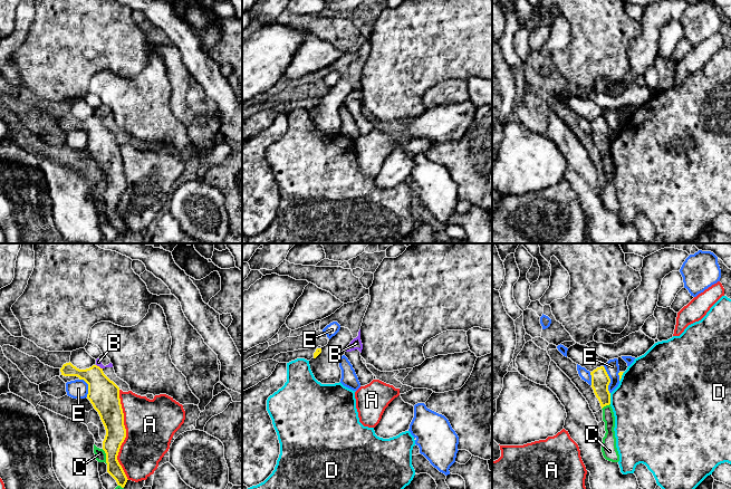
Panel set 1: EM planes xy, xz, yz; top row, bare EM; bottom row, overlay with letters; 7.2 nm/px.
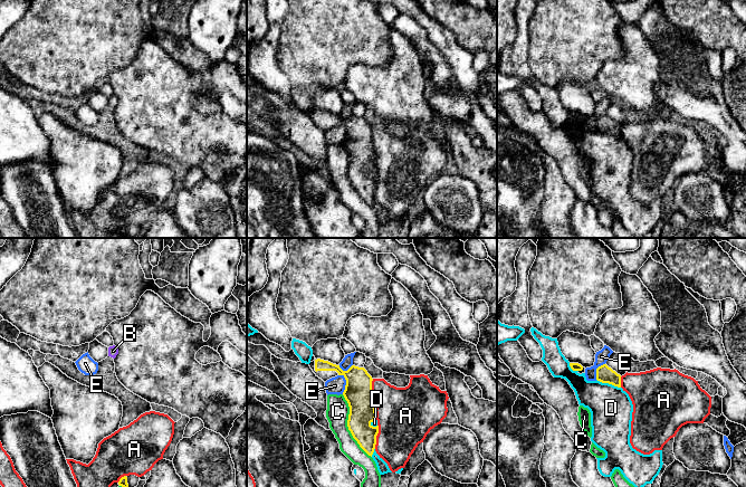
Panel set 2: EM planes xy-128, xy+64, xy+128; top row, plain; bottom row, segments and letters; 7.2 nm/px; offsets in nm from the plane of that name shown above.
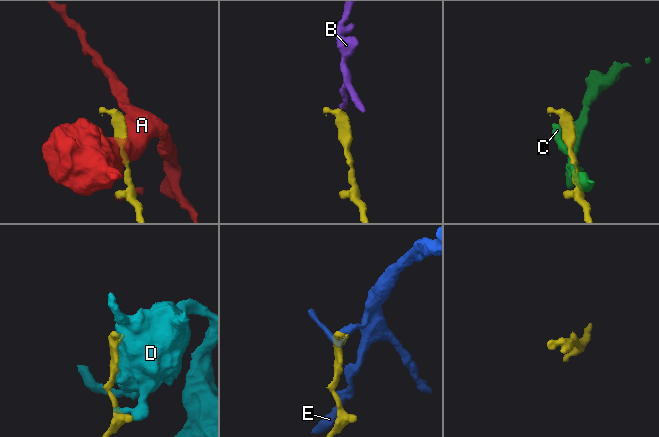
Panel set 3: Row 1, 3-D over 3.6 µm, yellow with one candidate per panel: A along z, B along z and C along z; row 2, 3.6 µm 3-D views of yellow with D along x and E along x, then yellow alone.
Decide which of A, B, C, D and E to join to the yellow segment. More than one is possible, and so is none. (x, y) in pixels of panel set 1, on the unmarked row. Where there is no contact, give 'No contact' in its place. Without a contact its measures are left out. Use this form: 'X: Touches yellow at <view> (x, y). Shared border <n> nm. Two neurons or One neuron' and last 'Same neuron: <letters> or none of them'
A: Touches yellow at xy (125, 184). Shared border 650 nm. Two neurons
B: Touches yellow at xy (98, 116). Shared border 60 nm. Two neurons
C: Touches yellow at xy (106, 207). Shared border 120 nm. Two neurons
D: Touches yellow at yz (609, 149). Shared border 80 nm. Two neurons
E: Touches yellow at yz (609, 130). Shared border 200 nm. Two neurons
Same neuron: none of them

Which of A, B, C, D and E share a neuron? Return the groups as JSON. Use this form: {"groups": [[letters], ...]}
{"groups": [["A"], ["B"], ["C"], ["D"], ["E"]]}

